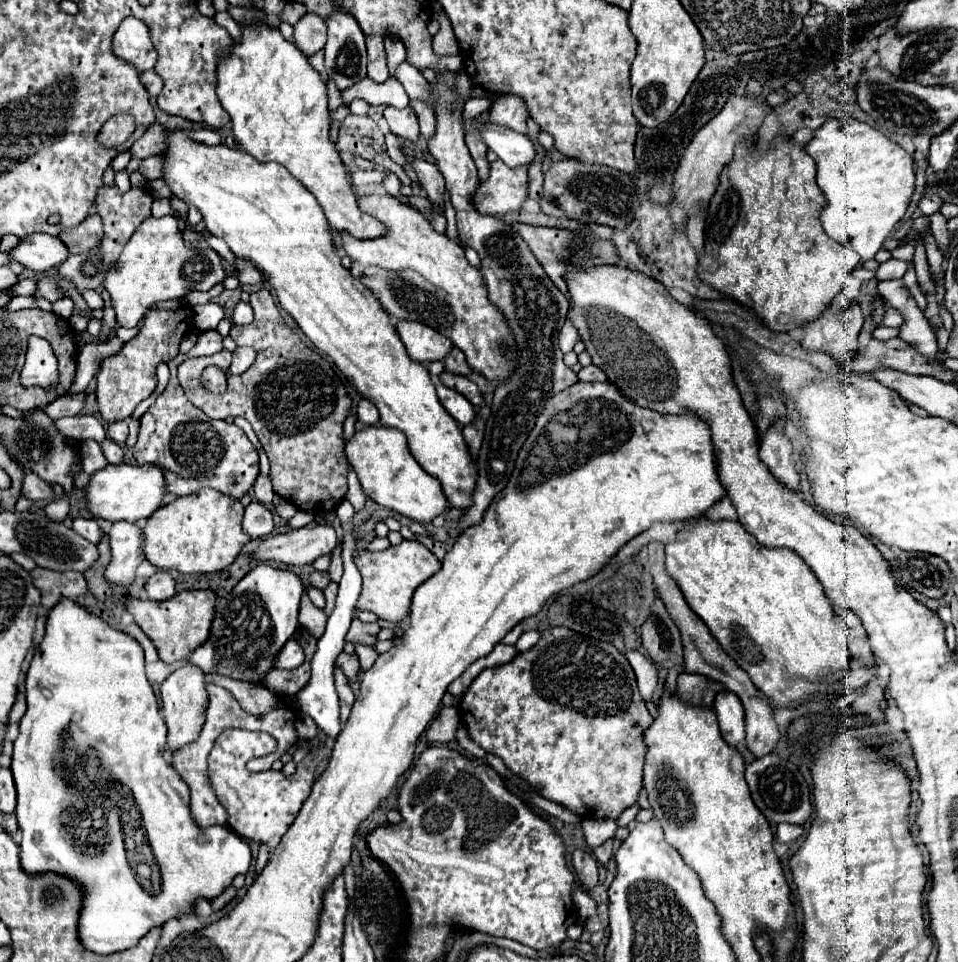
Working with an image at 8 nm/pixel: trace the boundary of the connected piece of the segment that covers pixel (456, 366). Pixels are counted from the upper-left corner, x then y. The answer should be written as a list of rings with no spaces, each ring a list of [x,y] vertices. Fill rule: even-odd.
[[[453,348],[453,350],[443,358],[443,362],[445,362],[445,368],[447,368],[449,372],[453,372],[453,374],[469,376],[469,374],[473,372],[473,370],[469,368],[467,360],[465,360],[465,354],[463,354],[459,348]]]

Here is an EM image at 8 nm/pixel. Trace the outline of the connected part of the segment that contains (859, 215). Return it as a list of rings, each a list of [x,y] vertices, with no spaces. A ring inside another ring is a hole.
[[[833,118],[825,122],[821,128],[813,132],[813,138],[805,144],[805,152],[817,164],[817,184],[827,198],[827,206],[821,214],[821,222],[827,236],[845,246],[851,246],[861,256],[861,260],[873,258],[881,248],[883,240],[895,228],[895,224],[903,218],[907,204],[913,196],[915,190],[913,158],[899,144],[883,136],[879,130],[855,118]]]

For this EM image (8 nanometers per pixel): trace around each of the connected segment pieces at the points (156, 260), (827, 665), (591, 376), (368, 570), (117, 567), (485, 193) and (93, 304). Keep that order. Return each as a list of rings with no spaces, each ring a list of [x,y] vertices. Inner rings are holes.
[[[149,216],[125,244],[119,260],[109,268],[103,288],[111,294],[111,304],[117,314],[117,324],[133,328],[141,322],[145,310],[157,302],[183,298],[193,290],[207,292],[225,278],[221,258],[213,248],[189,246],[179,228],[175,216],[153,218]]]
[[[695,520],[691,530],[679,532],[675,542],[665,546],[665,554],[665,568],[679,584],[687,604],[705,622],[721,648],[751,676],[755,688],[773,702],[773,710],[795,710],[805,705],[810,715],[843,720],[853,714],[849,708],[841,711],[834,706],[841,697],[835,684],[843,682],[835,678],[845,678],[849,674],[851,654],[845,646],[835,642],[835,612],[823,594],[823,586],[793,550],[761,546],[739,522],[721,520],[715,524],[709,520]],[[795,678],[801,678],[801,684],[791,684]]]
[[[591,364],[591,366],[587,366],[587,368],[581,368],[577,376],[579,376],[579,380],[581,380],[581,382],[597,382],[597,380],[607,380],[605,372],[603,372],[599,366],[595,366],[595,364]]]
[[[403,540],[397,546],[389,546],[383,552],[361,550],[355,556],[355,564],[363,576],[363,592],[357,600],[355,610],[369,610],[377,614],[379,620],[387,622],[401,622],[409,614],[409,604],[415,588],[439,572],[439,560],[417,540]]]
[[[117,522],[109,530],[111,562],[105,570],[105,578],[113,586],[127,588],[135,582],[135,570],[145,560],[143,550],[143,532],[137,524]]]
[[[501,160],[489,166],[489,178],[481,180],[477,194],[473,196],[473,206],[481,214],[501,216],[519,210],[527,200],[527,168],[509,168]]]
[[[83,290],[81,296],[85,298],[85,302],[89,304],[91,310],[97,310],[97,308],[103,308],[103,298],[95,292],[95,290]]]

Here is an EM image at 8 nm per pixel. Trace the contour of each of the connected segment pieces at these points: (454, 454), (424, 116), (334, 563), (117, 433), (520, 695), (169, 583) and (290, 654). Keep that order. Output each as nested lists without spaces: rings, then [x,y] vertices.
[[[185,130],[167,132],[167,140],[169,148],[163,152],[163,180],[167,182],[171,192],[183,202],[197,206],[203,214],[207,230],[213,236],[225,240],[235,256],[255,264],[257,270],[267,276],[267,282],[277,292],[279,304],[295,318],[295,322],[309,336],[309,340],[321,352],[333,358],[337,368],[361,392],[363,398],[371,400],[377,406],[381,414],[381,424],[397,428],[407,436],[407,444],[413,458],[427,474],[441,482],[449,508],[469,508],[473,504],[471,496],[477,484],[477,464],[467,450],[461,426],[441,406],[427,368],[407,356],[405,346],[399,340],[379,300],[369,288],[365,288],[357,278],[353,278],[349,270],[341,266],[341,258],[333,244],[329,222],[313,194],[277,162],[255,162],[253,156],[249,156],[247,152],[227,148],[225,144],[205,146],[193,142],[189,140]]]
[[[411,100],[411,108],[417,112],[417,118],[419,118],[419,126],[421,126],[421,136],[425,140],[429,140],[437,128],[437,122],[435,122],[435,112],[429,110],[429,106],[425,106],[425,102],[413,102]]]
[[[341,544],[331,552],[331,566],[327,570],[331,582],[339,582],[343,576],[343,562],[341,562]]]
[[[125,420],[111,422],[111,424],[107,426],[107,438],[109,438],[109,440],[113,440],[113,442],[117,442],[119,446],[123,446],[123,444],[125,444],[127,434],[129,434],[129,430],[127,430],[127,422],[125,422]]]
[[[549,626],[531,650],[517,654],[503,666],[485,668],[475,678],[461,698],[459,716],[473,742],[499,756],[513,774],[531,786],[541,786],[543,798],[573,810],[581,818],[615,820],[639,798],[645,762],[643,730],[653,718],[637,690],[633,668],[609,642]]]
[[[157,570],[157,572],[147,580],[145,592],[147,592],[147,596],[149,596],[151,600],[157,600],[157,602],[169,600],[169,598],[173,598],[173,596],[177,594],[177,590],[175,590],[175,580],[173,580],[173,576],[171,576],[169,572]]]
[[[289,640],[287,646],[279,652],[277,656],[277,668],[285,668],[285,670],[293,670],[293,668],[299,668],[305,660],[305,654],[303,654],[303,648],[299,646],[297,640]]]

